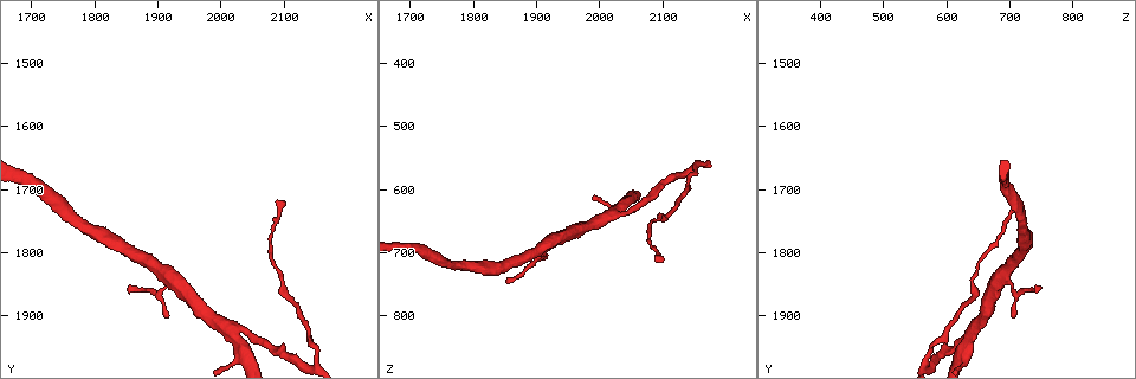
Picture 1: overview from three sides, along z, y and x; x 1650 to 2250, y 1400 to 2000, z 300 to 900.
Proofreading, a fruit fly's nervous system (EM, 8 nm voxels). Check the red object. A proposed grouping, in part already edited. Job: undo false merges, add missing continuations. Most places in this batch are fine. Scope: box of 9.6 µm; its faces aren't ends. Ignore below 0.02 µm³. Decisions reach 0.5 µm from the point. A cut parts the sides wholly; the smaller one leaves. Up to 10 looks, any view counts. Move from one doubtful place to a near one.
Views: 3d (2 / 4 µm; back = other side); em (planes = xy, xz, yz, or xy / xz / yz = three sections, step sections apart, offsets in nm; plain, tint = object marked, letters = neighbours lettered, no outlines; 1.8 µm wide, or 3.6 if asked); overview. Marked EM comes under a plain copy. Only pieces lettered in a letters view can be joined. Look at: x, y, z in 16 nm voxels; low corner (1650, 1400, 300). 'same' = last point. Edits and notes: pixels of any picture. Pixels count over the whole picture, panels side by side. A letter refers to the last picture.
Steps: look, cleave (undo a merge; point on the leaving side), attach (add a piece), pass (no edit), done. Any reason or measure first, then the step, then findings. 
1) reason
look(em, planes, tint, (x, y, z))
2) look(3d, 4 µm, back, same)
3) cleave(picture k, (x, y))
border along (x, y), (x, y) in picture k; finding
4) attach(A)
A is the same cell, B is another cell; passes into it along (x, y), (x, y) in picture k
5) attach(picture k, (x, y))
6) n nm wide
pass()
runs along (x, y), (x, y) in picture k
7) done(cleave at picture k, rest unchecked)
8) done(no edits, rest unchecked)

sharp bend
look(em, planes, letters, (2155, 1975, 570))

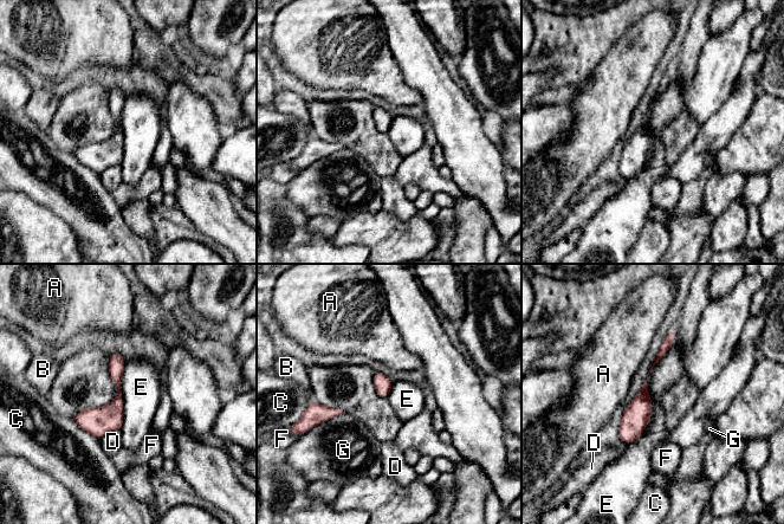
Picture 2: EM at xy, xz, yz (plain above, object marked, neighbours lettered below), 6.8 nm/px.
120 nm wide
pass()
A, B, C, D, E, F and G are other cells; border along (674, 335), (630, 444) in picture 2; continuous, no second cell

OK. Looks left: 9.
long arm stops here
look(em, yz, step 4, tint, (2085, 1720, 710))

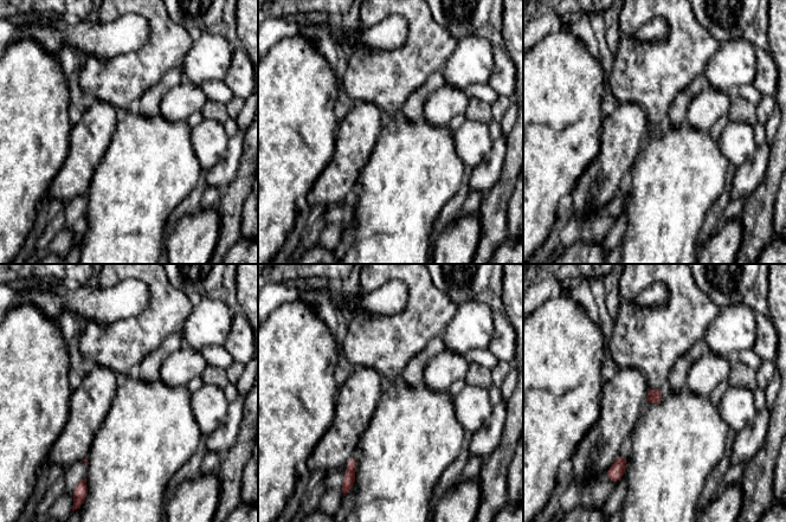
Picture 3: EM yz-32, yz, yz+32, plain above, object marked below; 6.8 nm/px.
another direction
look(em, planes, letters, same)

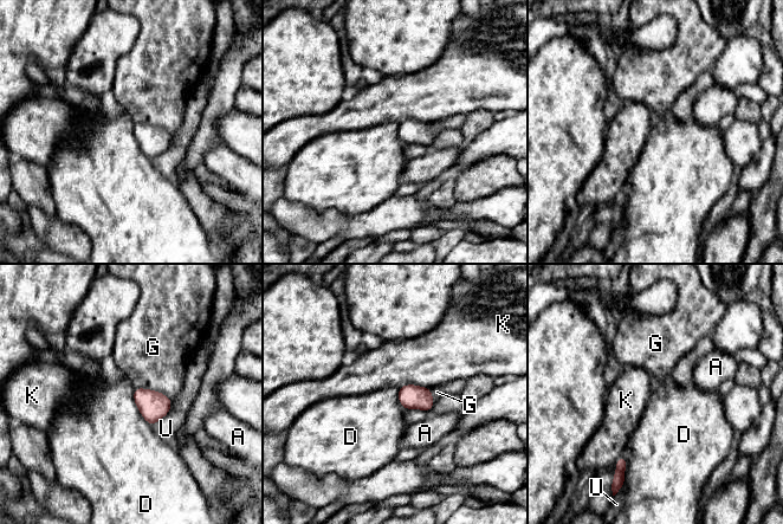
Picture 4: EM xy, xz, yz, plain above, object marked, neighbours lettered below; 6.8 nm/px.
pass()
A, D, G, K and U are other cells; none of them fits

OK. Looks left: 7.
three arms meet
look(em, planes, letters, (2015, 1920, 635))

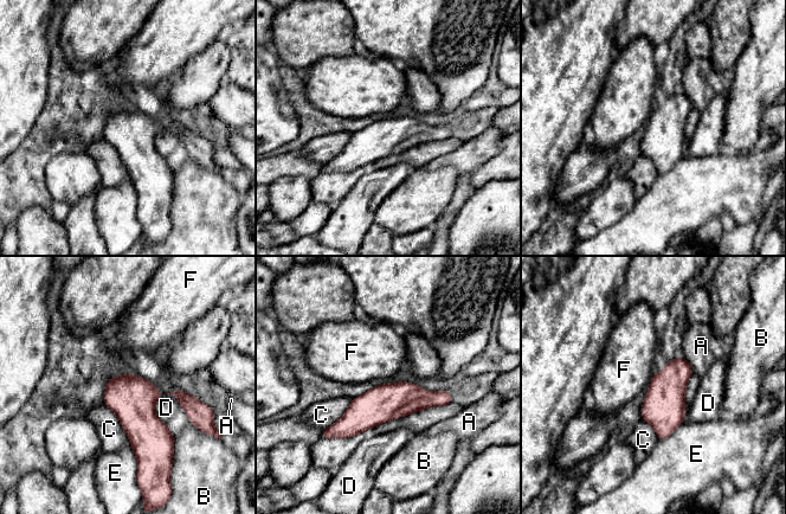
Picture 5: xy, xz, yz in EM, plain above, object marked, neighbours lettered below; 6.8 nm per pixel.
260 nm wide
pass()
A, B, C, D, E and F are other cells; runs along (449, 399), (384, 402), (334, 434) in picture 5; all the same cell

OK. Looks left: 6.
an open end
look(3d, 2 µm, back, (1850, 1860, 745))

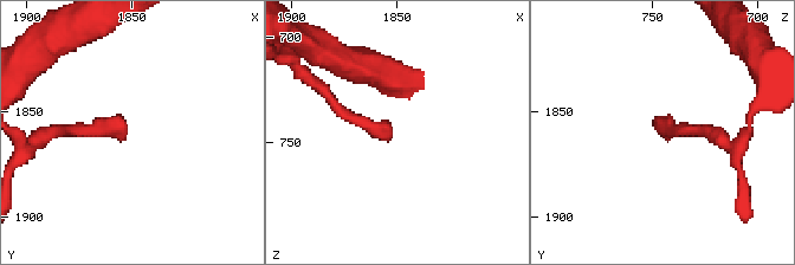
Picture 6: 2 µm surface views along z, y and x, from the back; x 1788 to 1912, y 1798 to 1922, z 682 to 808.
shape alone is not enough
look(em, 3.6 µm, planes, letters, (1851, 1861, 746))

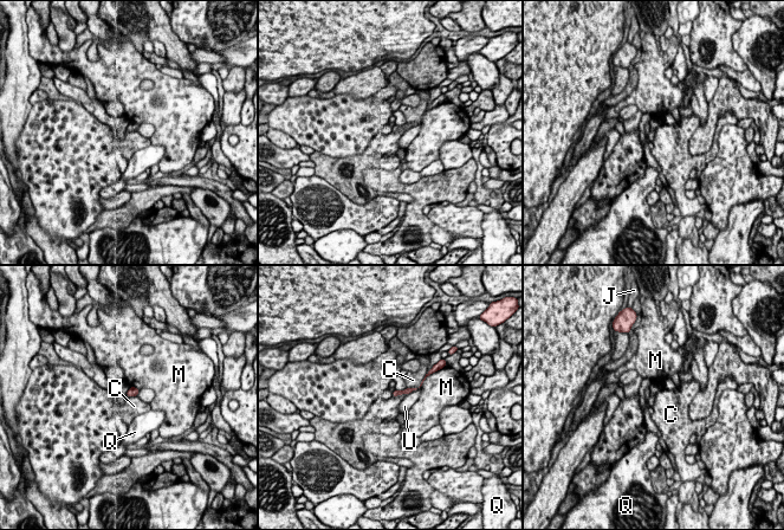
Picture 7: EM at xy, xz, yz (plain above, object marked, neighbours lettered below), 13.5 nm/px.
pass()
C, J, M, Q and U are other cells; runs along (412, 389), (394, 394) in picture 7; none of them fits

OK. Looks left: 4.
done(no edits, rest unchecked)

